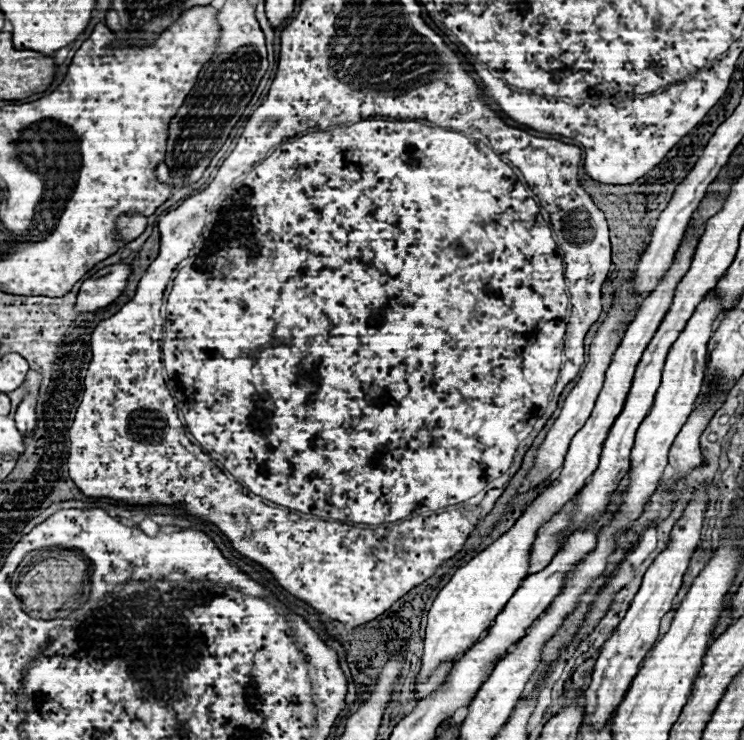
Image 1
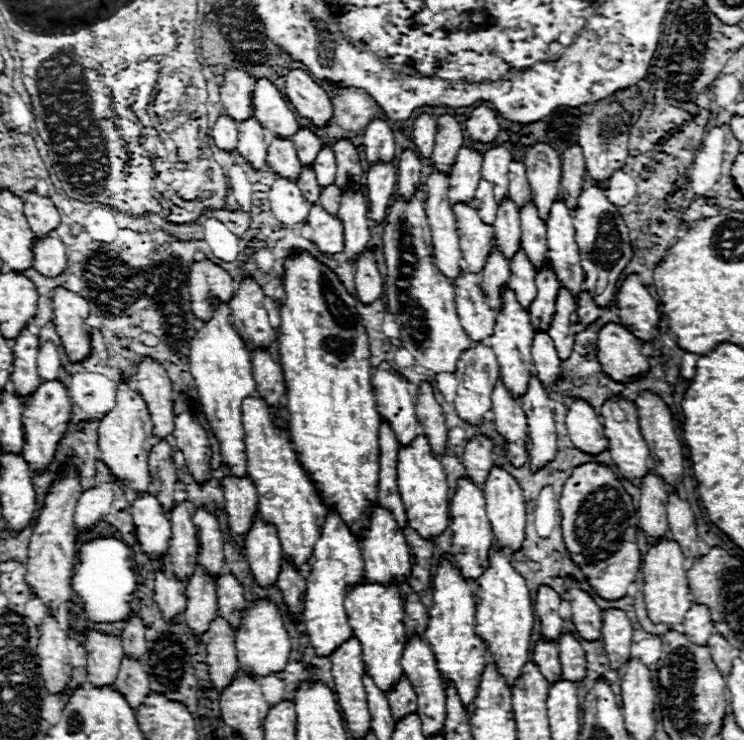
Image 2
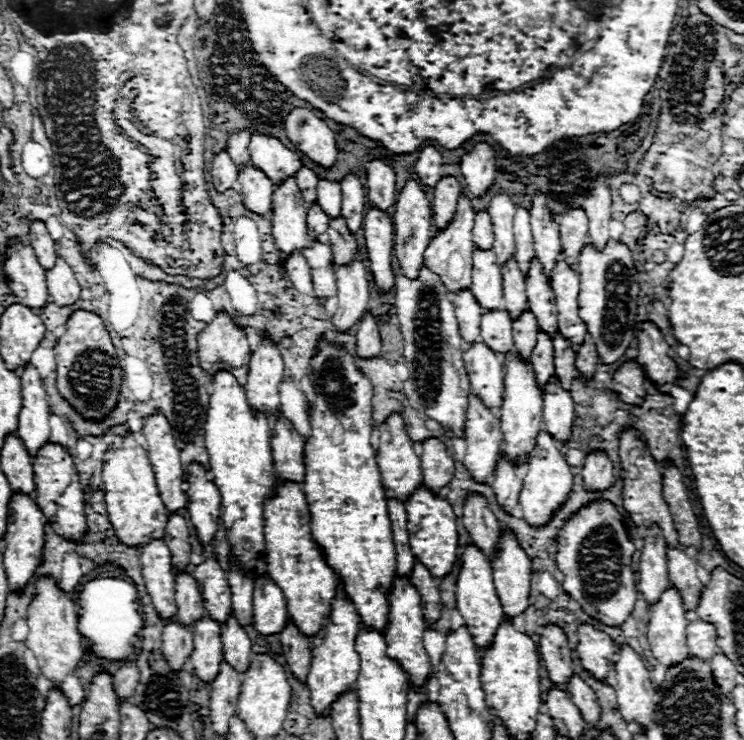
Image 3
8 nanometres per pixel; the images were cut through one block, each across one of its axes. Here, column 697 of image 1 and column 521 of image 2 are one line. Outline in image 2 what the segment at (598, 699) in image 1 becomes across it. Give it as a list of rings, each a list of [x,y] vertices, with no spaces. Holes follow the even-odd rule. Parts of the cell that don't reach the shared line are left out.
[[[494,466],[486,478],[486,484],[484,484],[484,498],[486,498],[486,514],[488,514],[488,520],[492,524],[494,542],[500,544],[510,554],[520,550],[522,542],[526,540],[526,534],[524,534],[526,506],[524,506],[522,488],[514,482],[514,478],[506,470]]]

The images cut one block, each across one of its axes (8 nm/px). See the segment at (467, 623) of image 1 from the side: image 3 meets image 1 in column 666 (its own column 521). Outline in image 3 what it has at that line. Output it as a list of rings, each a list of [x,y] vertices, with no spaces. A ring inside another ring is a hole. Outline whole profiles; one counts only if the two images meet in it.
[[[514,258],[502,264],[502,280],[504,280],[504,308],[516,320],[520,316],[520,310],[524,310],[526,306],[526,294],[524,294],[526,284],[524,274]]]

